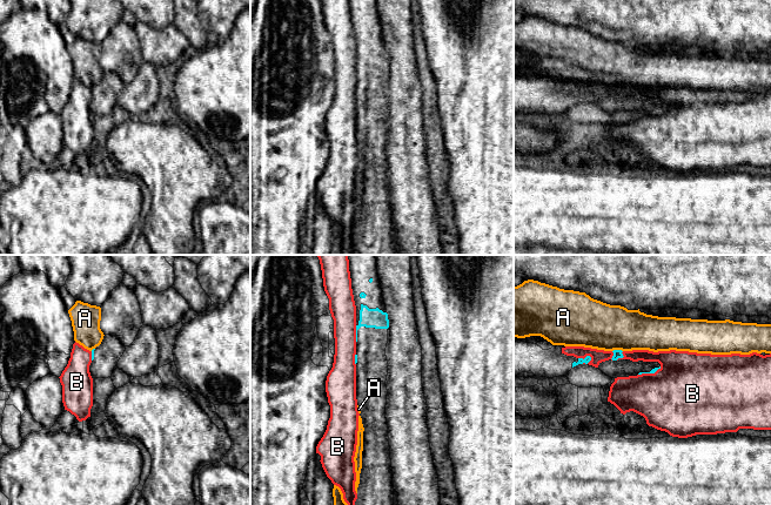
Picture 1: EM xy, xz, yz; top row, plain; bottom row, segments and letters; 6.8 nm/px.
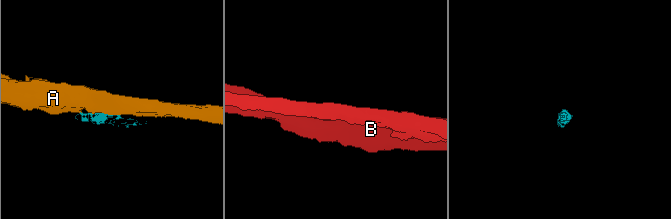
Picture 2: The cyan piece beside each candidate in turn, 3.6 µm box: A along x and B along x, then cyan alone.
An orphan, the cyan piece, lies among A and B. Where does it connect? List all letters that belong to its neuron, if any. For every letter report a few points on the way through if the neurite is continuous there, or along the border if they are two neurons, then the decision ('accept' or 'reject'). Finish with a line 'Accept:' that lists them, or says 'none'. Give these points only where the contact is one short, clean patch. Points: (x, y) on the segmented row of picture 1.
A: border yz (622, 350), (612, 351); reject
B: reject
Accept: none

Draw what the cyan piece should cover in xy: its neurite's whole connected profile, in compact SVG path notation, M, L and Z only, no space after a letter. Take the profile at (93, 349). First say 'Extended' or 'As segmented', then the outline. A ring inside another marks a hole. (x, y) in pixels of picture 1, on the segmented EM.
Extended. M105 335L101 344L92 350L92 363L89 365L92 378L112 377L125 350L126 346L115 336Z

